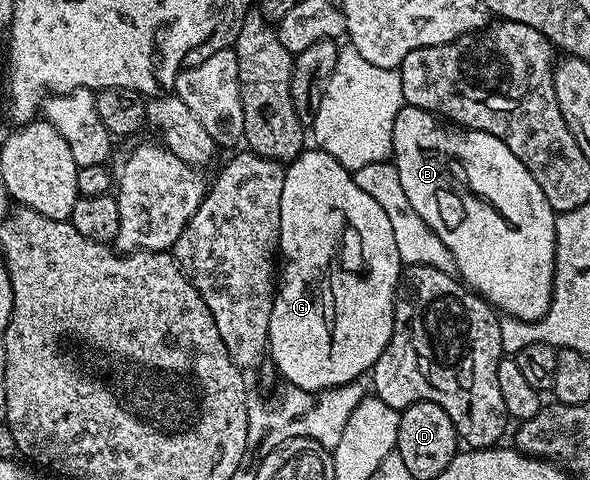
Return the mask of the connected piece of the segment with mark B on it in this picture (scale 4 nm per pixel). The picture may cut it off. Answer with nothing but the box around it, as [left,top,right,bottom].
[391,105,557,322]

